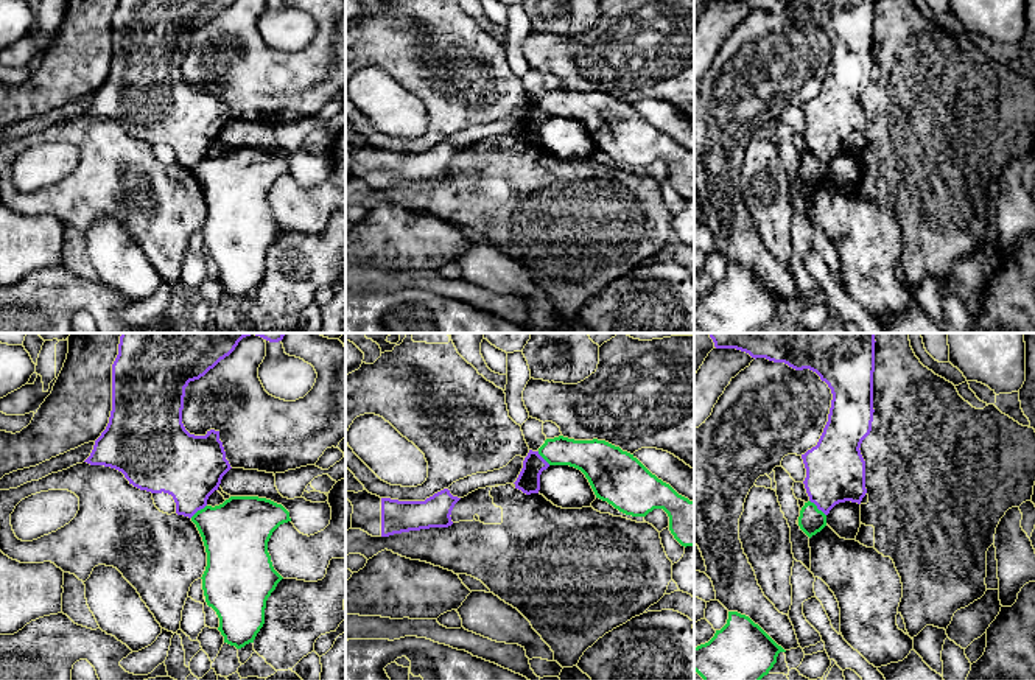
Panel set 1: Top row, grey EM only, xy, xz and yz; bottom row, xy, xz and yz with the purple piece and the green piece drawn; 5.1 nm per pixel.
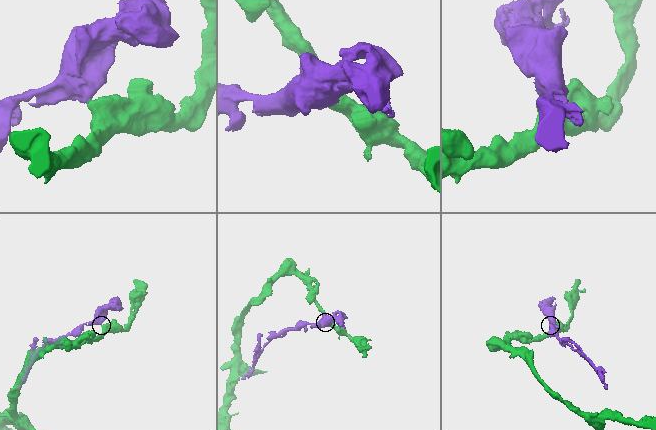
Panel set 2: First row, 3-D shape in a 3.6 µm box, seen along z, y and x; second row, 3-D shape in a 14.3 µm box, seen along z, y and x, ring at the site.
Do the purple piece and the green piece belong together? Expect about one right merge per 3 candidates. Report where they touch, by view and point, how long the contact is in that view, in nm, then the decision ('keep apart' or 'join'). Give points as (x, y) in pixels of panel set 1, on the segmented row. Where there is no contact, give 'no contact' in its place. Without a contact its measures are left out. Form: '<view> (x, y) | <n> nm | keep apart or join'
yz (817, 508) | 120 nm | keep apart

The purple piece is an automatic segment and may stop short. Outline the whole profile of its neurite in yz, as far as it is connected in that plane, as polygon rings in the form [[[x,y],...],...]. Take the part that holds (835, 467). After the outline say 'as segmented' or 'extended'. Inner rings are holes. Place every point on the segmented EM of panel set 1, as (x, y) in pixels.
[[[708,333],[716,349],[736,349],[752,358],[784,363],[795,370],[809,369],[833,394],[828,422],[816,447],[802,454],[809,501],[825,515],[845,501],[861,504],[867,493],[865,461],[861,443],[872,431],[875,333]]]; as segmented

